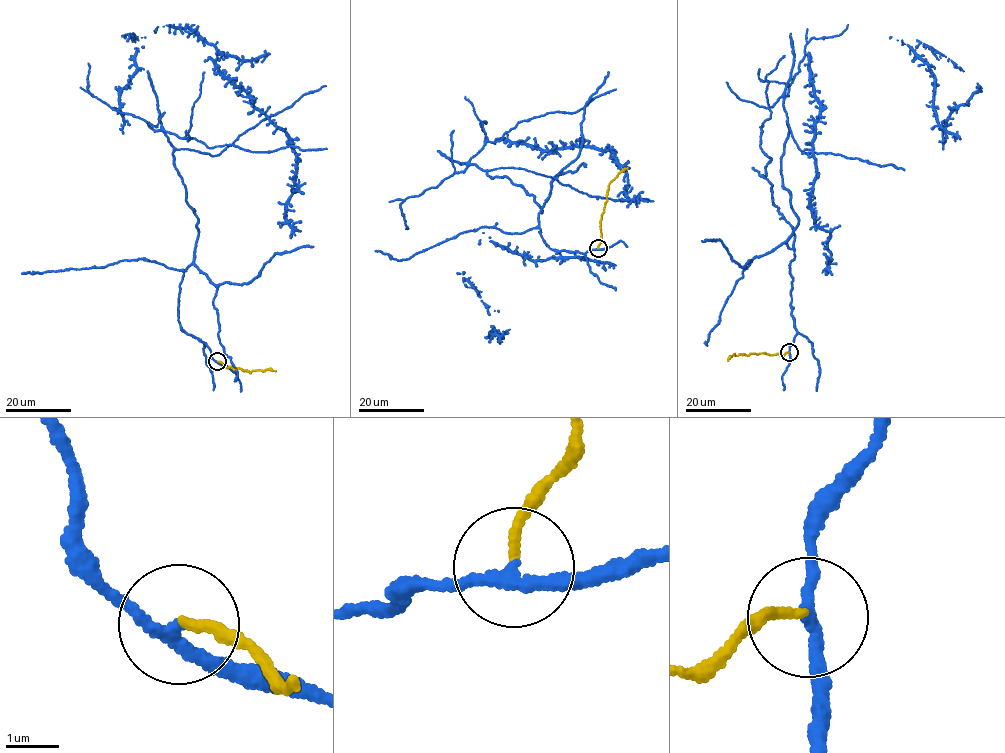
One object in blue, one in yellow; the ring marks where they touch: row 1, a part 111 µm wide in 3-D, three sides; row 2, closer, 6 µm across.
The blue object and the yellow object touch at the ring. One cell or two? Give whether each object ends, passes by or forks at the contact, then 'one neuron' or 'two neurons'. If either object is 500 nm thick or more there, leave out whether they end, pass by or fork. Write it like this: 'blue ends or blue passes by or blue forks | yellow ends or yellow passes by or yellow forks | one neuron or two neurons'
blue passes by | yellow ends | two neurons

